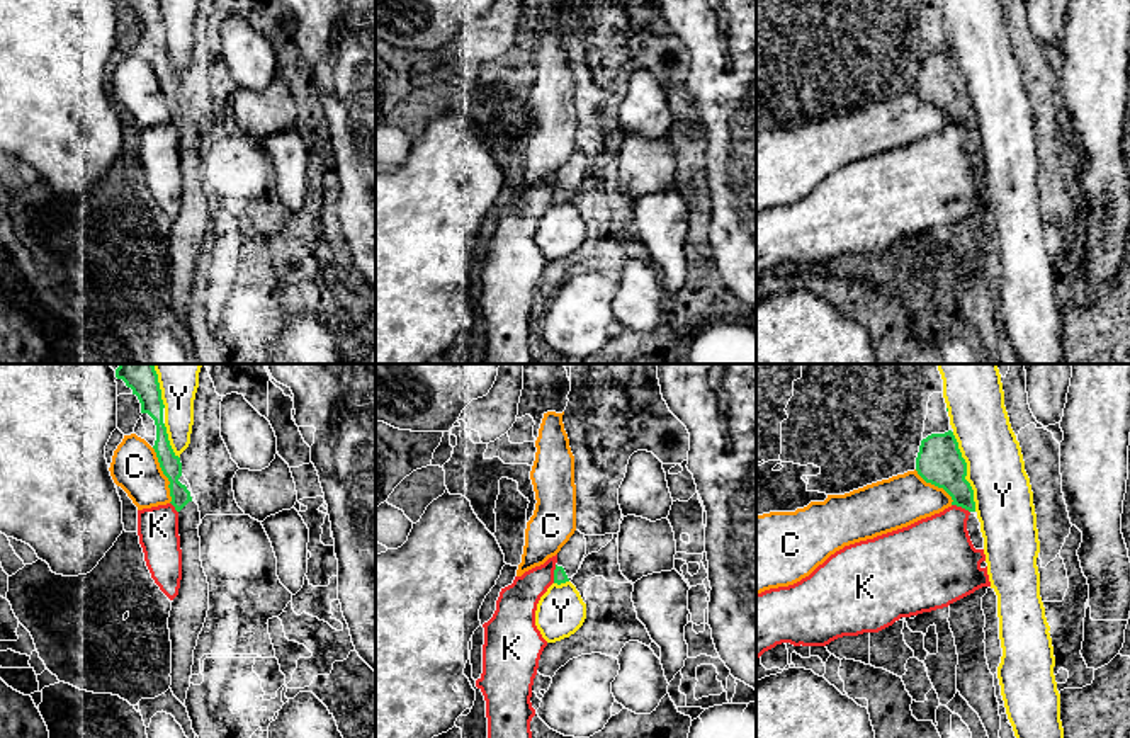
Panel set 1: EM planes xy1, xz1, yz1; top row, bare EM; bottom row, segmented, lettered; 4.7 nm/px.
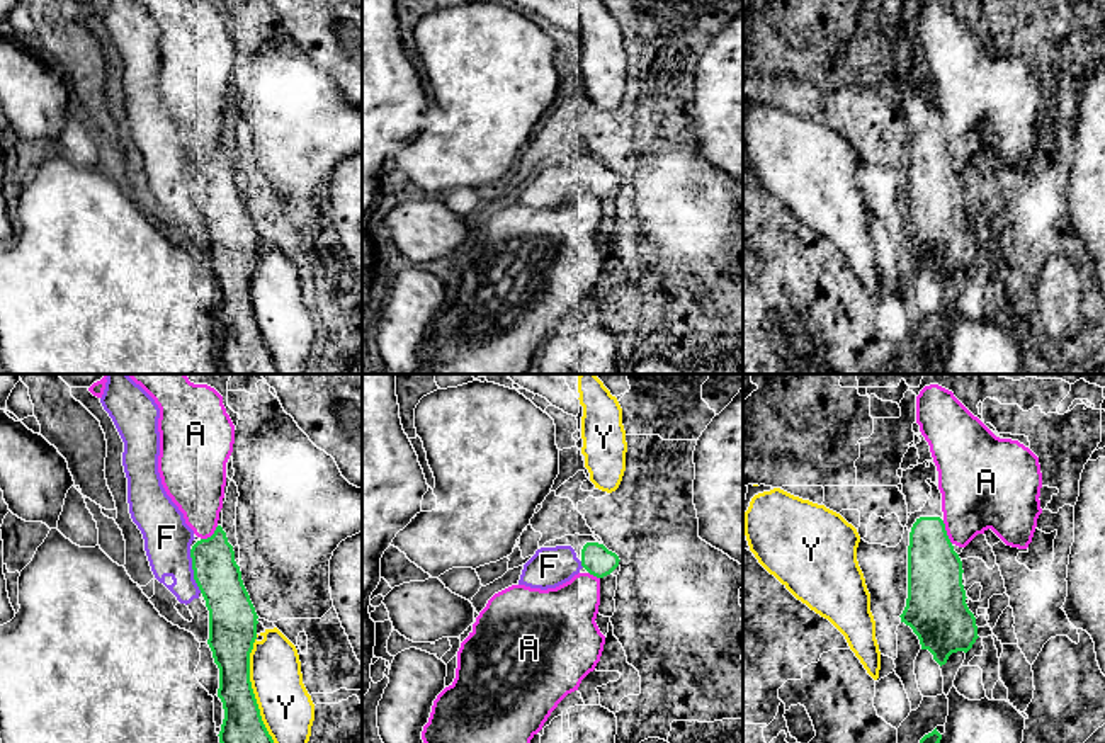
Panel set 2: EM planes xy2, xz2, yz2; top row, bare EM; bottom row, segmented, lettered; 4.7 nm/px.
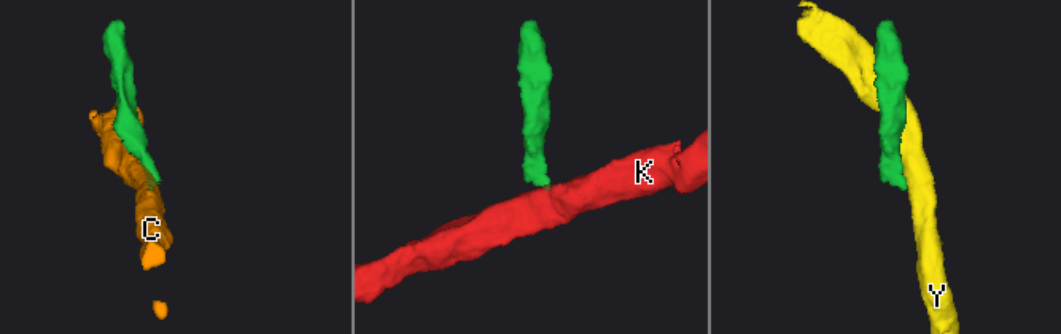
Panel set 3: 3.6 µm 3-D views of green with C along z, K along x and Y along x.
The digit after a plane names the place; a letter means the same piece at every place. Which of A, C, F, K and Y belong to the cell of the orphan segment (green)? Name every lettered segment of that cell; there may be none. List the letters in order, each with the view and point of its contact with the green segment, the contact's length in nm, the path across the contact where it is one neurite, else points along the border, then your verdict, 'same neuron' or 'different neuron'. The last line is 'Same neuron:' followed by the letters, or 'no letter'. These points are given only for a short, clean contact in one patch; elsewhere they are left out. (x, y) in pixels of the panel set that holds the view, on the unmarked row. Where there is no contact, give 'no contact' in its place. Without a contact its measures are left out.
A: meets green in yz2 at (946, 152); contact 120 nm long; different neuron
C: meets green in xy1 at (163, 92); contact 280 nm long; border along xy1 (152, 67), (169, 101), (170, 121); different neuron
F: meets green in xy2 at (194, 191); contact 220 nm long; same neuron
K: meets green in xz1 at (554, 193); contact 90 nm long; border along xz1 (556, 184), (553, 201); different neuron
Y: meets green in xy2 at (254, 313); contact 600 nm long; different neuron
Same neuron: F

